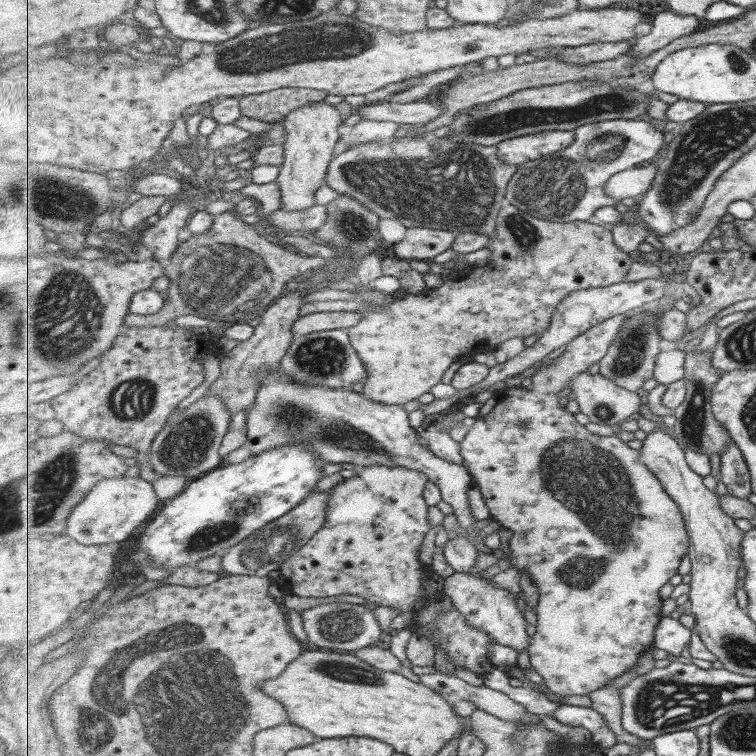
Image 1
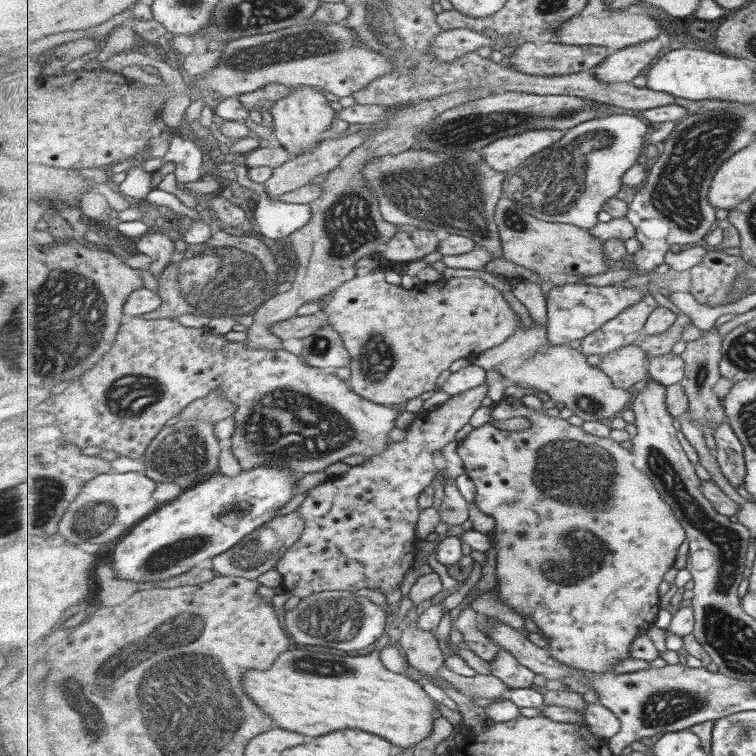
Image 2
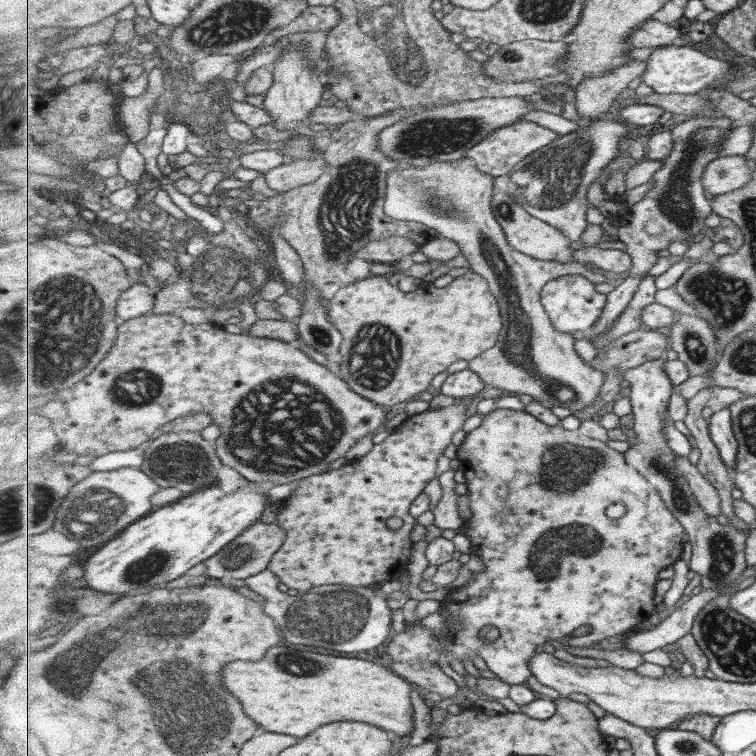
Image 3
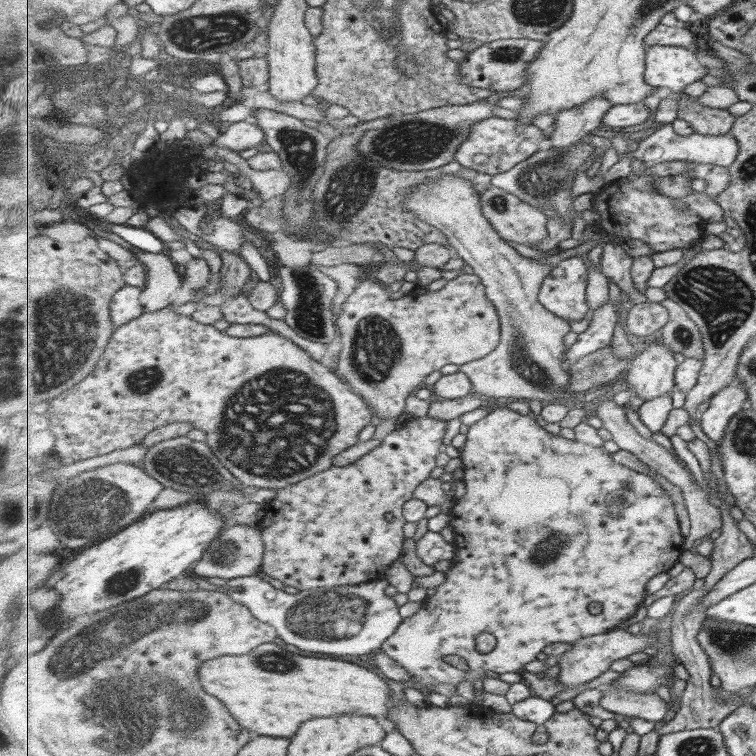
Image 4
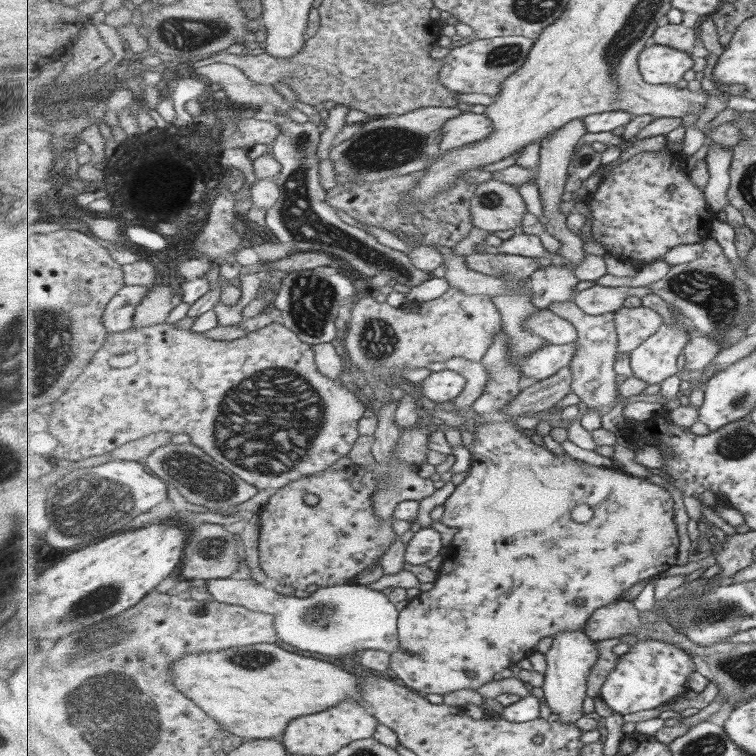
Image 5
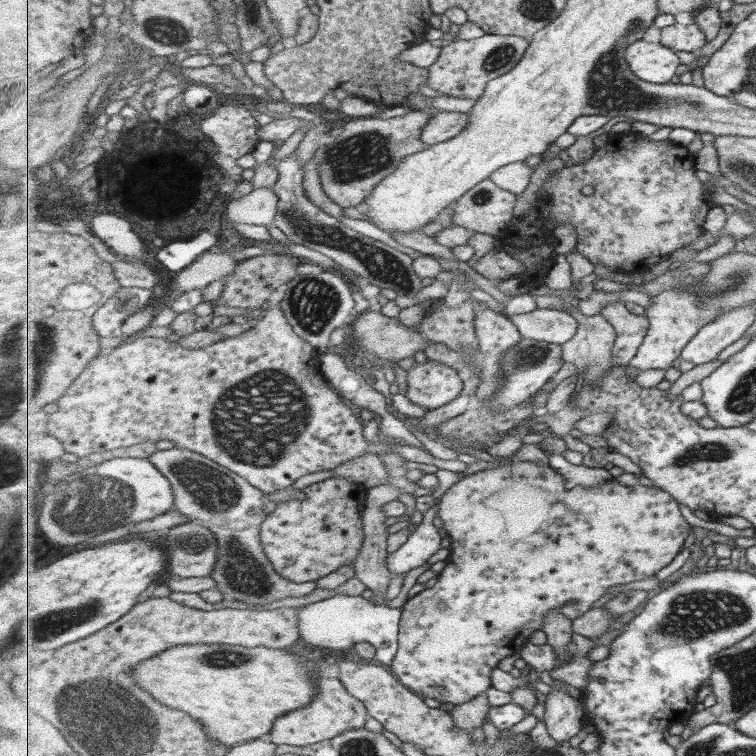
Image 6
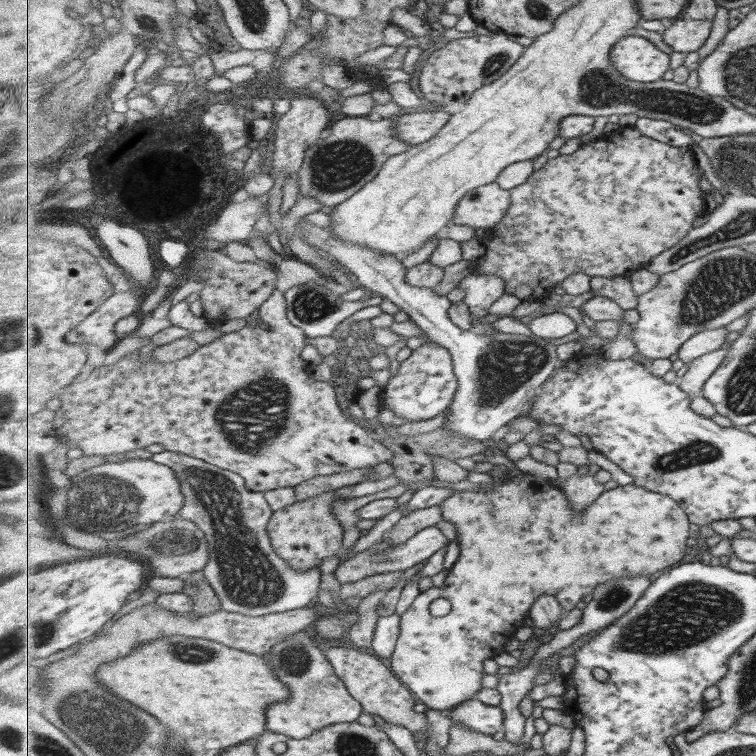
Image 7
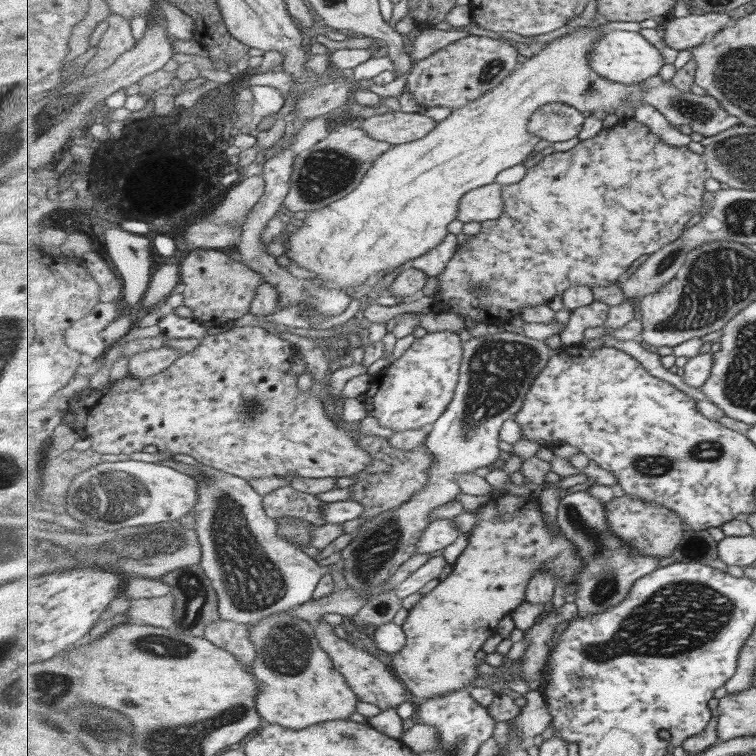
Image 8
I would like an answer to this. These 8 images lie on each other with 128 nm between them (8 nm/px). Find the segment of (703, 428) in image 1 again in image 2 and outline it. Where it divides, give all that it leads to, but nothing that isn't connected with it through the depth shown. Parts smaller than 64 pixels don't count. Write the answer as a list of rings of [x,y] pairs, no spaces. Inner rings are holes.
[[[717,322],[715,328],[707,330],[703,333],[703,337],[693,342],[686,344],[686,350],[682,352],[681,356],[686,363],[686,374],[683,381],[680,383],[687,392],[690,407],[686,412],[686,417],[692,423],[699,425],[708,424],[715,432],[717,427],[722,425],[723,421],[728,420],[726,410],[723,408],[723,403],[719,402],[717,394],[713,392],[713,386],[721,380],[720,363],[723,357],[723,335],[719,336],[717,328],[721,327],[721,322]]]

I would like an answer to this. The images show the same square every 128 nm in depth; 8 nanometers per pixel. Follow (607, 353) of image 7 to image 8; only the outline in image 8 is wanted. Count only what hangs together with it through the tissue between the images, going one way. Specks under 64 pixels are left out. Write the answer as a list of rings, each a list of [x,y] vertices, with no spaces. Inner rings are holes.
[[[595,300],[587,306],[580,306],[573,311],[565,329],[559,332],[564,347],[579,345],[585,329],[604,327],[610,312],[610,304],[600,300]]]

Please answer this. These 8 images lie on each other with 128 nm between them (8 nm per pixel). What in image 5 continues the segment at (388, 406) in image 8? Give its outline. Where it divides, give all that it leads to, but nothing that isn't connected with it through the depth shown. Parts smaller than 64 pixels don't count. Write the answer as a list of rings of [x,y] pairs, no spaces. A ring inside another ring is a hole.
[[[444,369],[432,372],[421,383],[422,397],[444,406],[447,402],[454,402],[464,393],[468,380],[457,371]]]

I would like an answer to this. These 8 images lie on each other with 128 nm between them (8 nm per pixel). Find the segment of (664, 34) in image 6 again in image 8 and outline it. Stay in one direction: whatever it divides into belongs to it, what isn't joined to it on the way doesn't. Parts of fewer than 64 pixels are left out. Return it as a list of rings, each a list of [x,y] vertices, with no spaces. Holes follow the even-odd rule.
[[[693,13],[684,17],[673,18],[665,20],[665,42],[666,44],[678,50],[687,50],[691,48],[691,51],[696,46],[708,41],[711,36],[714,36],[719,31],[722,31],[725,27],[733,23],[733,18],[729,13]]]

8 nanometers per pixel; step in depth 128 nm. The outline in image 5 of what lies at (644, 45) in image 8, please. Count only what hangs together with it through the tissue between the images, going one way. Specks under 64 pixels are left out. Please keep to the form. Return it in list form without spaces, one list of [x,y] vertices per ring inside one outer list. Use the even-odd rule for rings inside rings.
[[[657,43],[645,47],[638,59],[643,78],[656,86],[677,84],[695,64],[689,52]]]

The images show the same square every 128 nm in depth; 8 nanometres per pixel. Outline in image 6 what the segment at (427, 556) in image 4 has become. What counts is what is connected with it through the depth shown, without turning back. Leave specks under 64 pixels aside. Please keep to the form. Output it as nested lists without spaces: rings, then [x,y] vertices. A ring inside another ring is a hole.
[[[437,469],[435,476],[439,478],[439,486],[430,494],[433,505],[421,512],[421,522],[409,534],[409,538],[404,540],[401,548],[388,553],[388,567],[395,576],[405,575],[409,570],[423,566],[433,554],[437,554],[441,550],[443,533],[439,534],[439,530],[435,528],[432,519],[437,514],[440,499],[444,493],[449,487],[465,478],[466,475]]]

